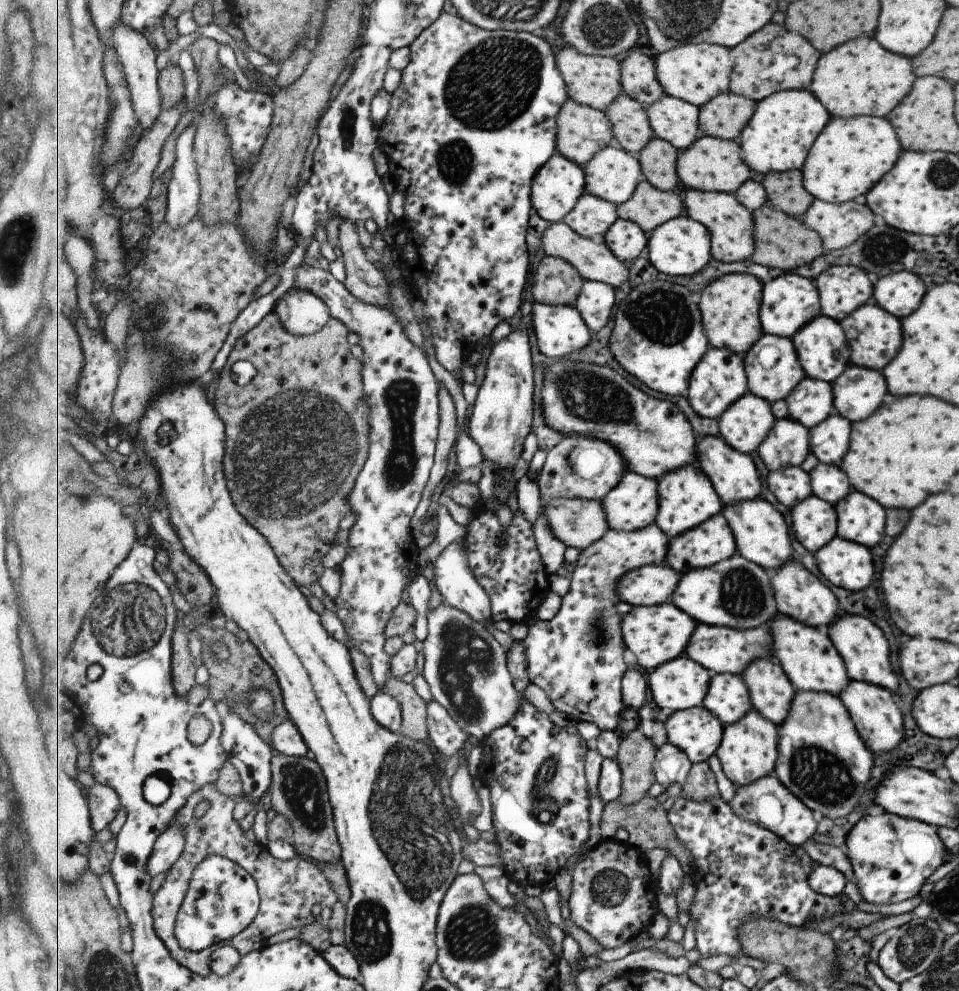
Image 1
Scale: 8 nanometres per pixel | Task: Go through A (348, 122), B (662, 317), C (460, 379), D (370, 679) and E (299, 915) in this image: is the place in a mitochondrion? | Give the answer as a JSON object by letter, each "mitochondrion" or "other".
{"A":"mitochondrion","B":"mitochondrion","C":"other","D":"other","E":"other"}

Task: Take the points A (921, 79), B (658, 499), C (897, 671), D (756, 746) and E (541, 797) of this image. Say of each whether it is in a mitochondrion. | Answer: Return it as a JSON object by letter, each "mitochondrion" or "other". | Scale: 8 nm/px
{"A":"other","B":"other","C":"other","D":"other","E":"mitochondrion"}

